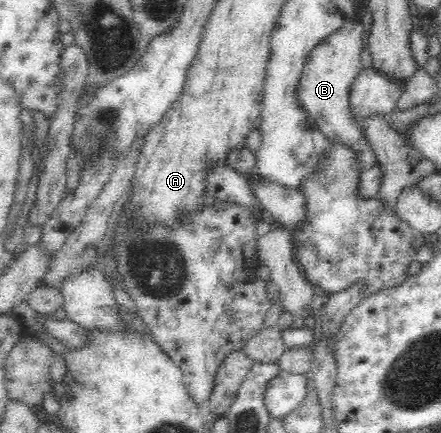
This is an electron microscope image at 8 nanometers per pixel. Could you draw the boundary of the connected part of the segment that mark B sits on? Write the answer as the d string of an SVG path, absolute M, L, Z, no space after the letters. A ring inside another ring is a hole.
M355 18L344 23L336 33L329 35L322 43L318 43L310 52L304 64L295 98L298 105L307 113L313 128L320 130L330 141L342 140L348 146L358 150L363 161L363 169L376 165L376 157L365 139L359 120L350 111L350 87L353 86L362 69L362 36L365 36L362 23Z

